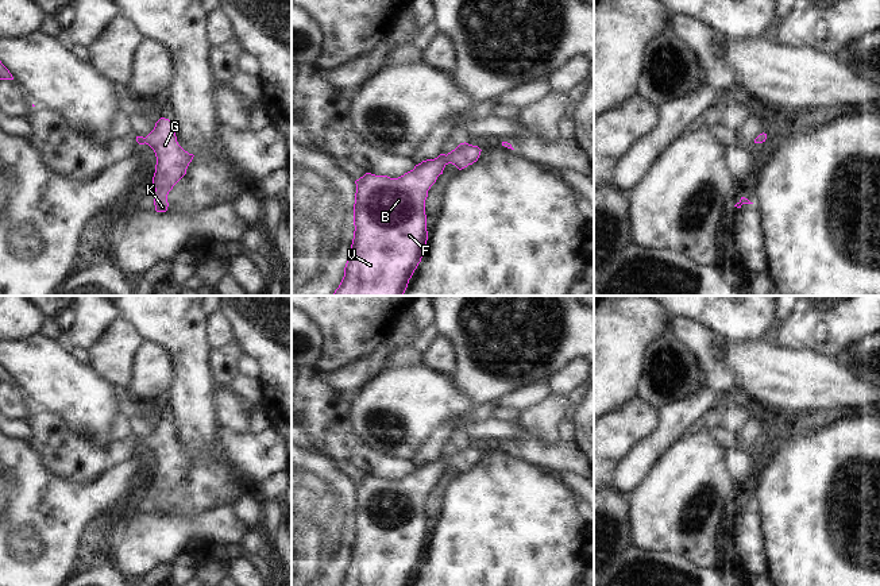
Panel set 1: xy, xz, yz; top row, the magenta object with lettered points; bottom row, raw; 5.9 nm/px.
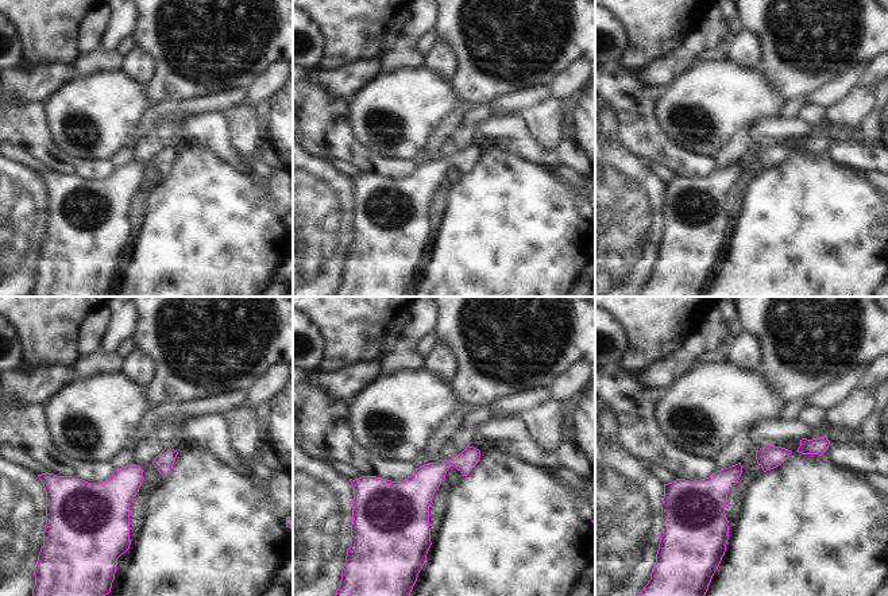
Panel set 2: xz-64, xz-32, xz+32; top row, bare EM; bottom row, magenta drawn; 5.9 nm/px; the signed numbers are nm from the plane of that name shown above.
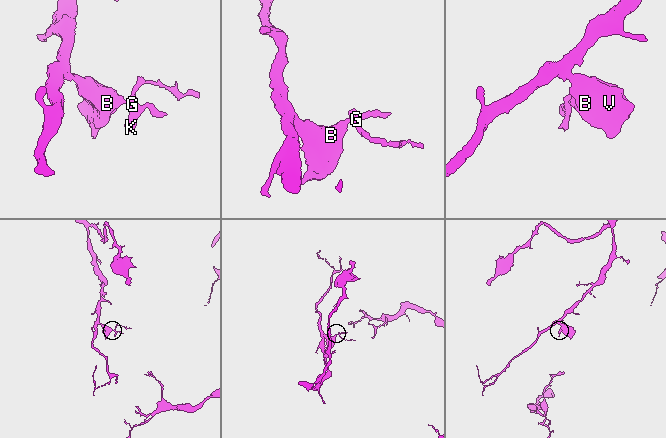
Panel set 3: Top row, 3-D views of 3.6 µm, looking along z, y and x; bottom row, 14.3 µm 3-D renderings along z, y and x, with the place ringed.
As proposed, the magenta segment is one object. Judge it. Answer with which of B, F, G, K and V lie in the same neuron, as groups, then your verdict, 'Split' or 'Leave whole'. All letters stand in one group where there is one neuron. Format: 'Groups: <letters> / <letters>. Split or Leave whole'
Groups: B F G K V. Leave whole

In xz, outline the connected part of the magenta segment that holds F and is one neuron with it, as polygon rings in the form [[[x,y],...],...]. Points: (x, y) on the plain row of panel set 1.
[[[464,444],[447,458],[440,456],[435,462],[422,463],[398,481],[366,475],[356,482],[355,533],[340,586],[409,586],[428,543],[425,517],[428,493],[448,466],[462,473],[476,464],[480,454],[478,448]]]

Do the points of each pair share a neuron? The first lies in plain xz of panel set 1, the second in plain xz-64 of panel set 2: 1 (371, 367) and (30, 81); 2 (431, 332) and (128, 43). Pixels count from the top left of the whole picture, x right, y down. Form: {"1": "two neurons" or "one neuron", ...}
{"1": "one neuron", "2": "one neuron"}

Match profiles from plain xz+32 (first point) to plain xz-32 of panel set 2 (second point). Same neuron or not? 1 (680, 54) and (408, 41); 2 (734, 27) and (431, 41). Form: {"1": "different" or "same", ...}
{"1": "different", "2": "same"}

